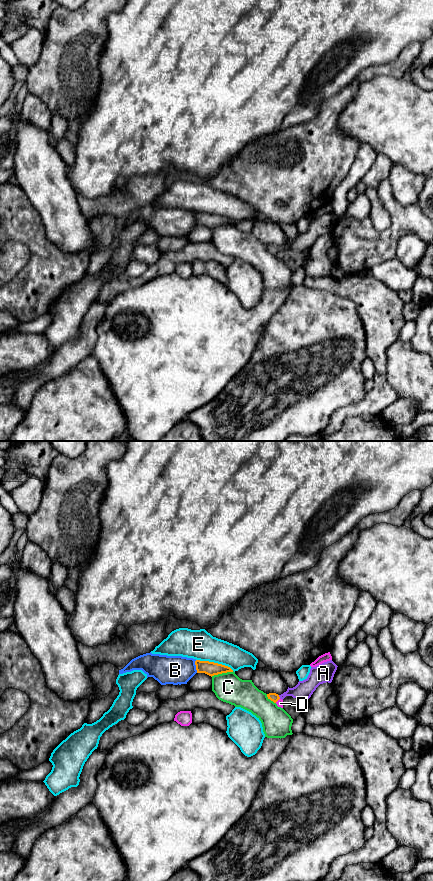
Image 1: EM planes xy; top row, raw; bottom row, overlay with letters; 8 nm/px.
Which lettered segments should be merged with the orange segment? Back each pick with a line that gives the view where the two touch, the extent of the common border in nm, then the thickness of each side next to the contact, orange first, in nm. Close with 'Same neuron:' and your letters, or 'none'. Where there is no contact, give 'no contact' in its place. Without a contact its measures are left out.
A: contact in xy; length 40 nm; calibres 70 and 150 nm
Same neuron: A

